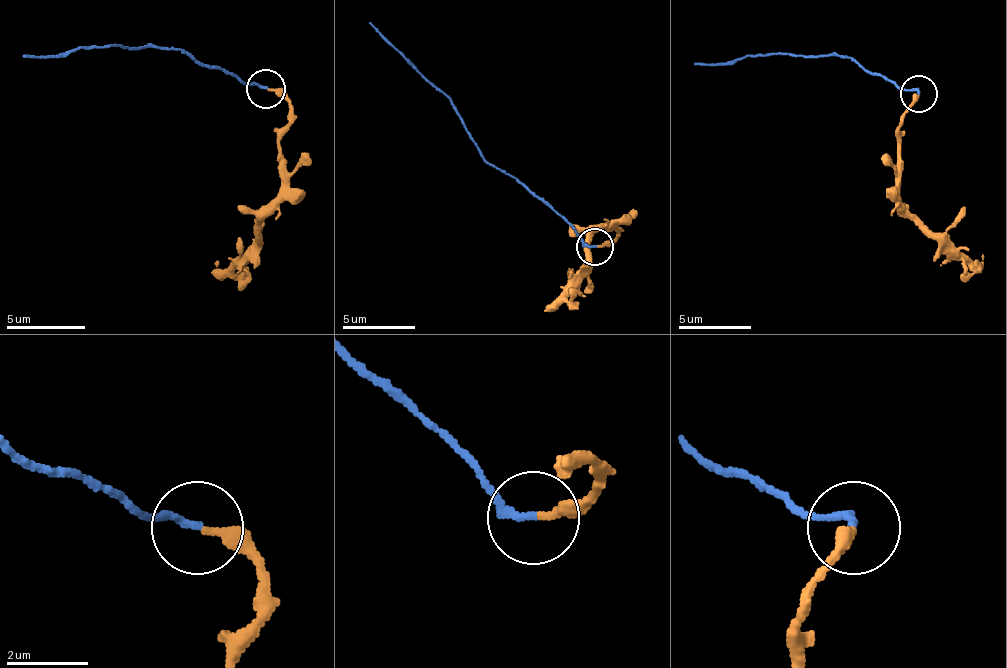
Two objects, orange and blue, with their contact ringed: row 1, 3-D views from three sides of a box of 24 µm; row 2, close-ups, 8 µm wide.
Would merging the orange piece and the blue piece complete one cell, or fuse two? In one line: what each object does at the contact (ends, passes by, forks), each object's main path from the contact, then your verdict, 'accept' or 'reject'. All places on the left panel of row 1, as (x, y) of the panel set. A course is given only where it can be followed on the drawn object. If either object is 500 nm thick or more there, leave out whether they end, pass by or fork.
orange ends there; blue ends there; orange runs (266, 89), (290, 105), (278, 144), (282, 195), (259, 218), (259, 238), (227, 269), (215, 262); blue runs (266, 89), (157, 46), (23, 54); reject

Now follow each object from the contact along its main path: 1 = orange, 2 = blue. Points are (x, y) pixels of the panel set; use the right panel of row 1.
1: (920, 95), (905, 109), (898, 146), (898, 193), (912, 215), (941, 233), (963, 255), (974, 262), (982, 255)
2: (920, 95), (839, 54), (781, 54), (694, 62)

